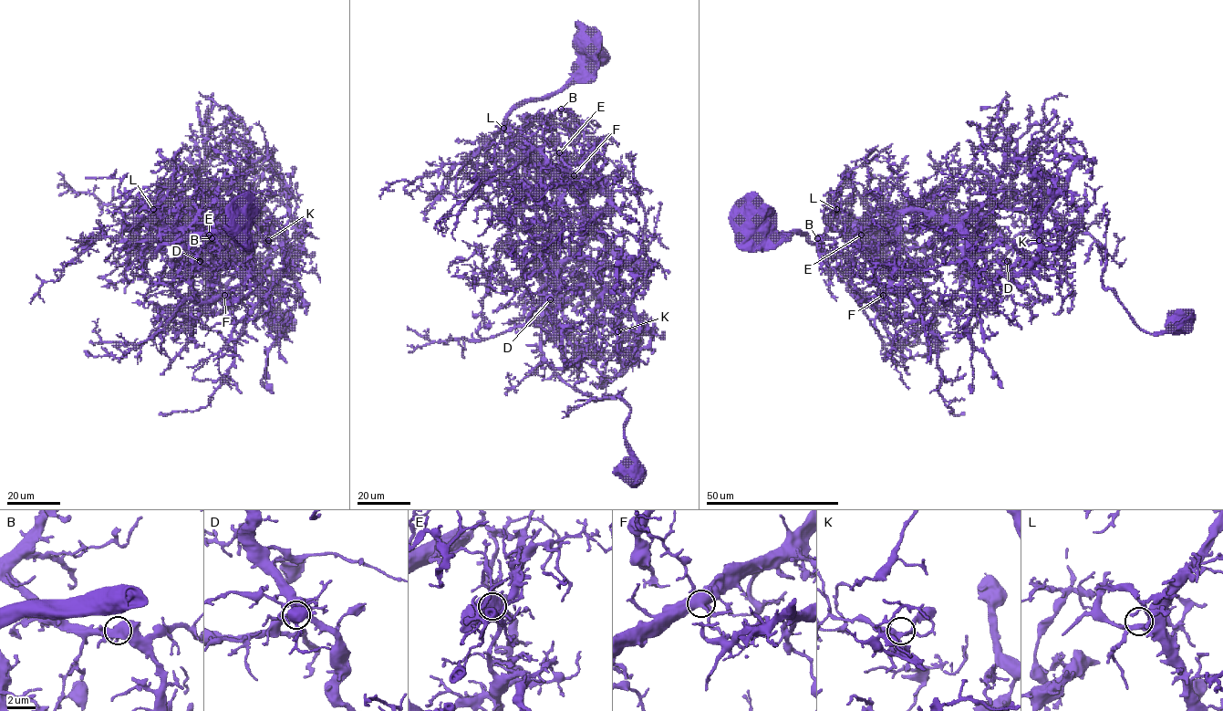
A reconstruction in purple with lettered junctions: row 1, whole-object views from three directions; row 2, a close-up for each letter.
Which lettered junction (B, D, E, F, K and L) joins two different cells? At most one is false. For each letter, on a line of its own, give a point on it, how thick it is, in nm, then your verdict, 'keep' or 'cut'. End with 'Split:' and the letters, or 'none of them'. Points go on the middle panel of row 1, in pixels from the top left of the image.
B: at (561, 109); 500 nm thick; keep
D: at (550, 299); 380 nm thick; keep
E: at (559, 152); 750 nm thick; cut
F: at (574, 175); 440 nm thick; keep
K: at (617, 331); 340 nm thick; keep
L: at (503, 128); 360 nm thick; keep
Split: E

